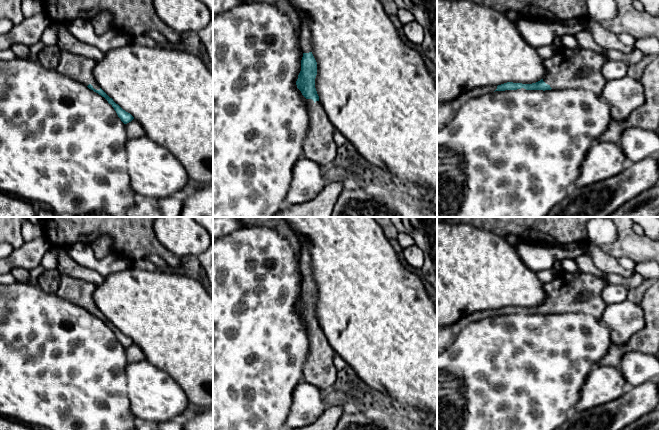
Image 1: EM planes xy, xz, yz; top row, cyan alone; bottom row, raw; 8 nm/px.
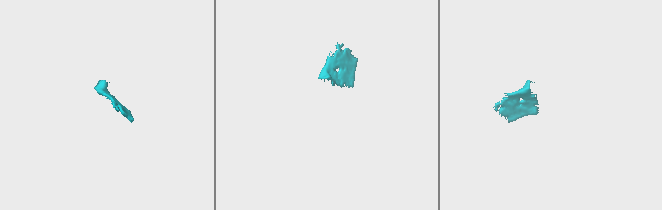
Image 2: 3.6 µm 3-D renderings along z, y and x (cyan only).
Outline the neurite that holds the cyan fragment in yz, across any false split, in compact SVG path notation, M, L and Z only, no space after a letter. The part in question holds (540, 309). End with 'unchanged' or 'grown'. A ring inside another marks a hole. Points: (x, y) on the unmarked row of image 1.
M578 271L556 274L555 279L543 285L547 295L544 302L532 308L507 306L498 310L483 310L466 315L456 323L437 327L437 355L448 349L456 336L469 323L485 319L494 315L517 314L566 314L583 313L602 319L607 304L601 297L601 292L606 286L603 278L598 278L590 273Z; grown

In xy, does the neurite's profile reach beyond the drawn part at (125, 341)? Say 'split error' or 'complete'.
split error

